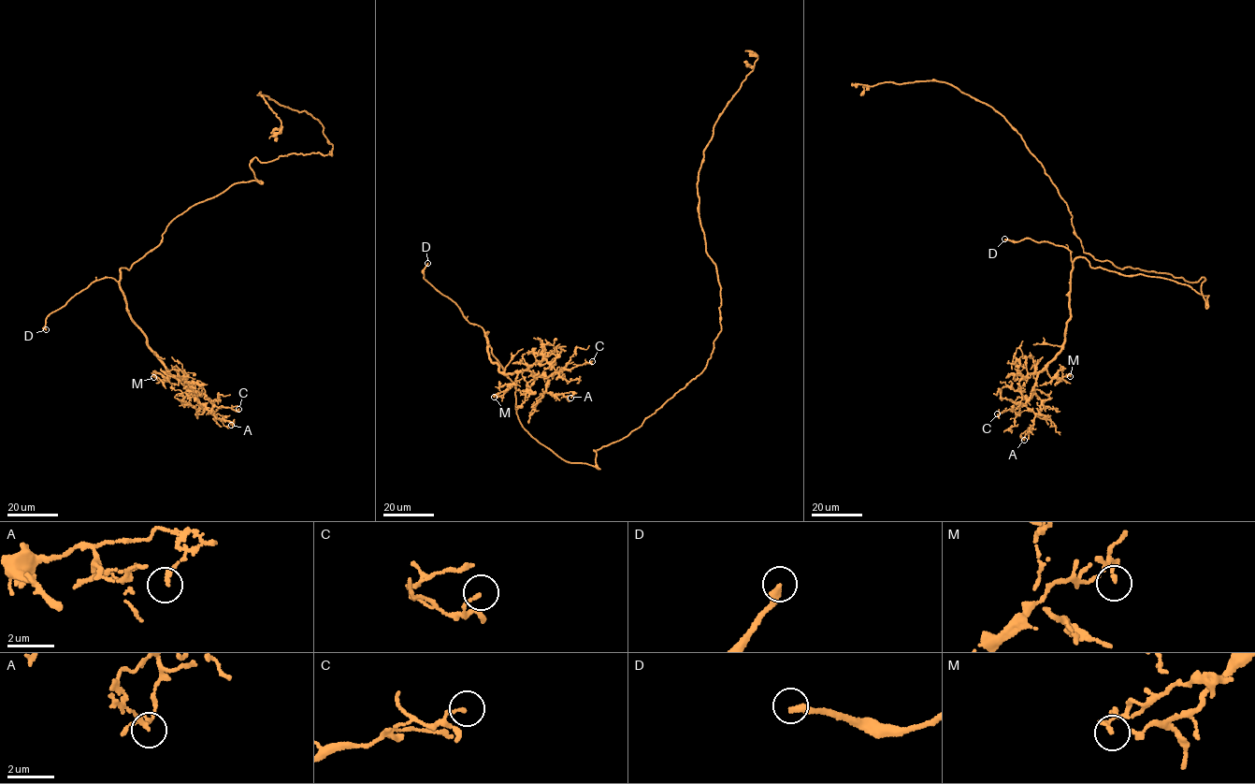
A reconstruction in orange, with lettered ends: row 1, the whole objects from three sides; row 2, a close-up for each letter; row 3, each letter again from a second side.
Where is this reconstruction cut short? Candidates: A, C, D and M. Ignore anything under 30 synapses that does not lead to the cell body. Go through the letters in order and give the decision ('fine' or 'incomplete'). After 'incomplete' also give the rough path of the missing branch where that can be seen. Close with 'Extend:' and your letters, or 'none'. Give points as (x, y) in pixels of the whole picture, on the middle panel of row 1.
A: fine
C: fine
D: incomplete
M: fine
Extend: D

